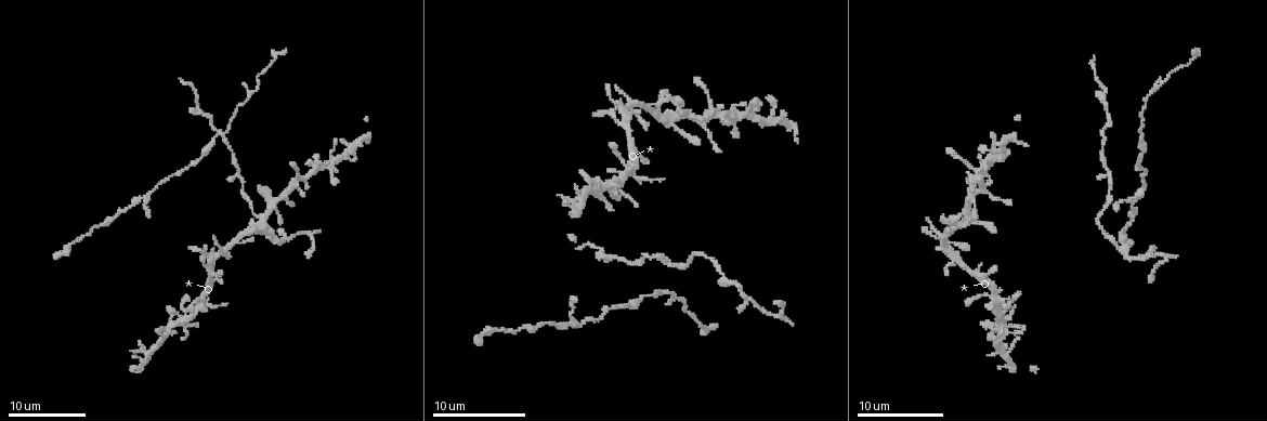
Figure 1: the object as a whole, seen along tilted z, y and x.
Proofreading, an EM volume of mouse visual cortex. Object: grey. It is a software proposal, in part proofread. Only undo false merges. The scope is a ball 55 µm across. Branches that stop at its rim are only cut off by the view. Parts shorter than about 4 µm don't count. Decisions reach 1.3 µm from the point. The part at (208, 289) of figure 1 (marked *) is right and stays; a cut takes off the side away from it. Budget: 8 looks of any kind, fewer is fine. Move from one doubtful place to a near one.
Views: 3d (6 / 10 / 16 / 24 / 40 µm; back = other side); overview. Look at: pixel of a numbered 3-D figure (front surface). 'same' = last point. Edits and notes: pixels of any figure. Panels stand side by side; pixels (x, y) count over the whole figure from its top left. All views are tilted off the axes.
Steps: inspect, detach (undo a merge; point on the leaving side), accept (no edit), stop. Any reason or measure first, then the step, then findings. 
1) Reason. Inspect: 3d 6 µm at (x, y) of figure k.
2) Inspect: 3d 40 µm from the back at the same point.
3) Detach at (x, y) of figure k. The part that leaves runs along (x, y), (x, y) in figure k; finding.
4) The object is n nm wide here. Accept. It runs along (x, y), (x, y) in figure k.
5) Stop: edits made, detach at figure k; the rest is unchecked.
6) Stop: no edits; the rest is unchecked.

Looks like a crossing. Inspect: 3d 16 µm at (1002, 312) of figure 1.

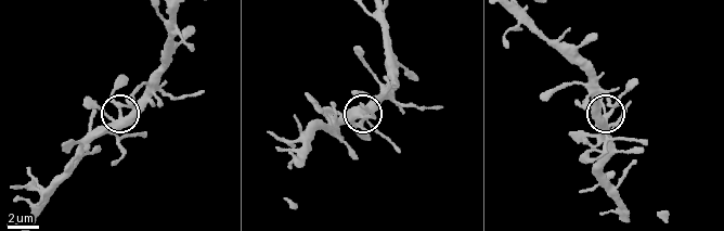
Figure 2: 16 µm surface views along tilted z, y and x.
The object is 340 nm wide here. Accept. It runs along (577, 64), (587, 78), (594, 106), (606, 116), (600, 141) in figure 2; all the same cell.

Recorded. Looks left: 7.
Inspect: 3d 10 µm at (602, 319) of figure 1.

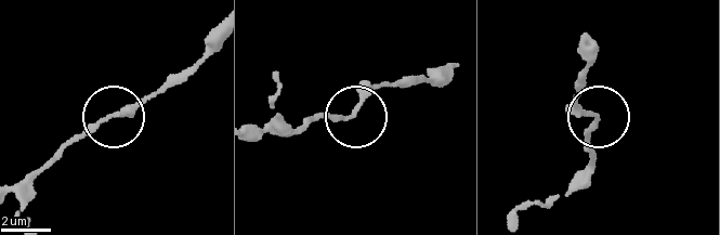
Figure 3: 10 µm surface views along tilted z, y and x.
Accept. All the same cell.

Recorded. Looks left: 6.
Inspect: 3d 10 µm at (1143, 256) of figure 1.

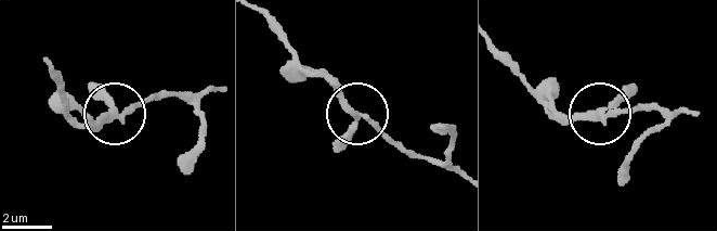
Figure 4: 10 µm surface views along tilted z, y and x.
The object is 230 nm wide here. Accept. All the same cell.

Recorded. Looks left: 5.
Three-way junction. Inspect: 3d 10 µm at (1107, 167) of figure 1.

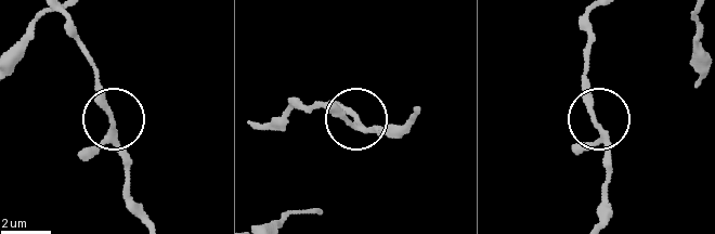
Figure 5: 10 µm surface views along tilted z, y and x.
The object is 190 nm wide here. Accept. All the same cell.

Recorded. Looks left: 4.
Stop: no edits; the rest is unchecked.

